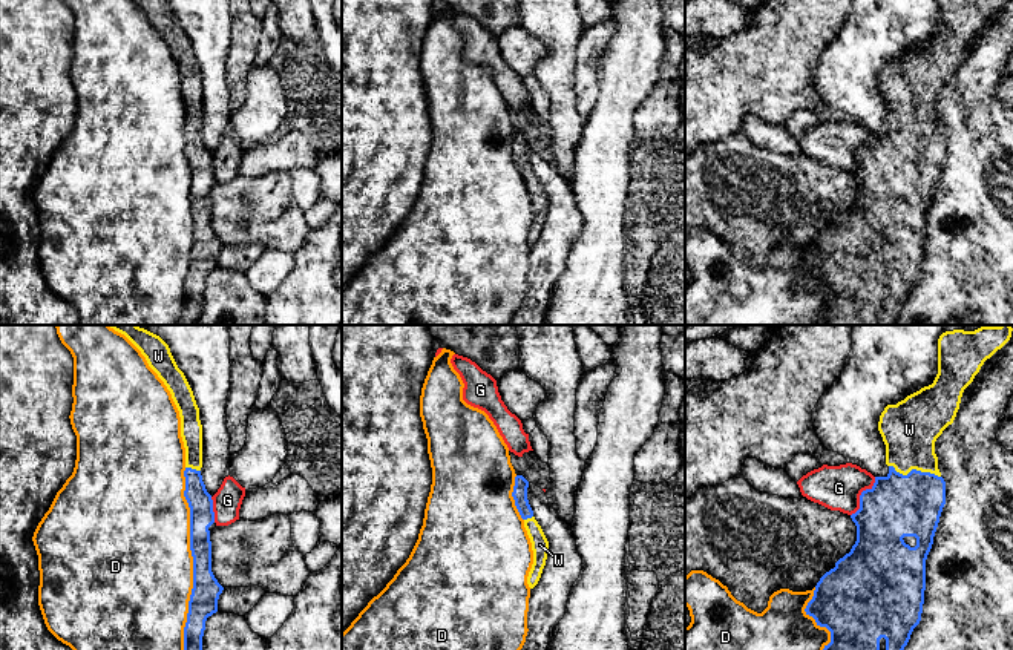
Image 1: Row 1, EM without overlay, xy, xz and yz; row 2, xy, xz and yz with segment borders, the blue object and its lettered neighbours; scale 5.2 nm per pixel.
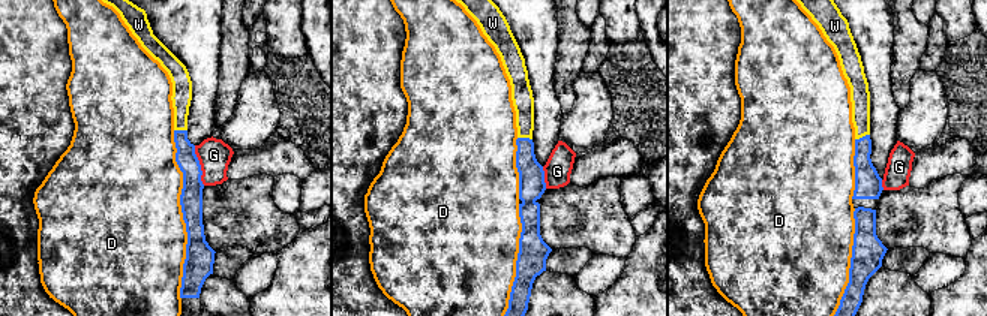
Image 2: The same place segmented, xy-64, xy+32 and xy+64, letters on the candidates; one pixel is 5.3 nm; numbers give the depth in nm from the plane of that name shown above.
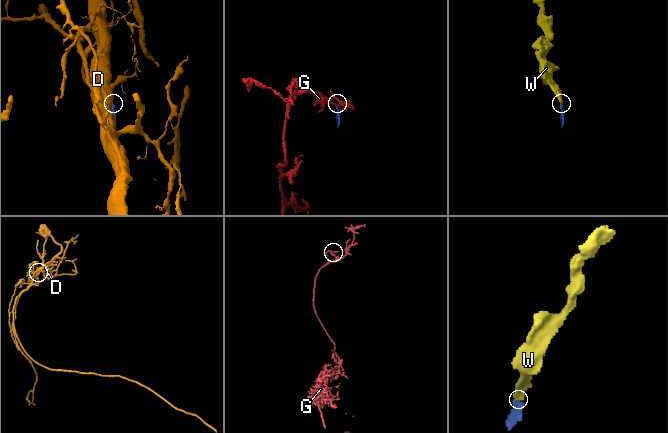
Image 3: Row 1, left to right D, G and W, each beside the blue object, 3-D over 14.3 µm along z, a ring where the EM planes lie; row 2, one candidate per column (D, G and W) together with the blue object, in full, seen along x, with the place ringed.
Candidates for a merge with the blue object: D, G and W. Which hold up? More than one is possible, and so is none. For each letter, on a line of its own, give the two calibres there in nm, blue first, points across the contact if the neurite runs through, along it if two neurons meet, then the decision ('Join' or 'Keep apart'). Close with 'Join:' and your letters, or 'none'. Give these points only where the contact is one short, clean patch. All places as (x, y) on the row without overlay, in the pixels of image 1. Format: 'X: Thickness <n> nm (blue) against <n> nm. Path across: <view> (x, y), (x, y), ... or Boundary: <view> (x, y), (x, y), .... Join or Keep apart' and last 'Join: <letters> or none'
D: Thickness 150 nm (blue) against 500 nm. Keep apart
G: Thickness 320 nm (blue) against 240 nm. Keep apart
W: Thickness 320 nm (blue) against 300 nm. Join
Join: W

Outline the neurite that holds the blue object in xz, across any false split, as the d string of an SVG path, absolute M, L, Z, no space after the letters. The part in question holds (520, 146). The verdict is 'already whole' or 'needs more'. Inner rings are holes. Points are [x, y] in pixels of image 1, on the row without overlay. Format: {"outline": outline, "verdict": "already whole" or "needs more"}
{"outline": "M516 132L512 153L521 175L524 176L524 184L532 199L533 221L527 233L527 241L530 245L533 245L538 241L546 222L549 198L533 173L533 167L527 156L527 144L529 138L523 132Z", "verdict": "needs more"}

